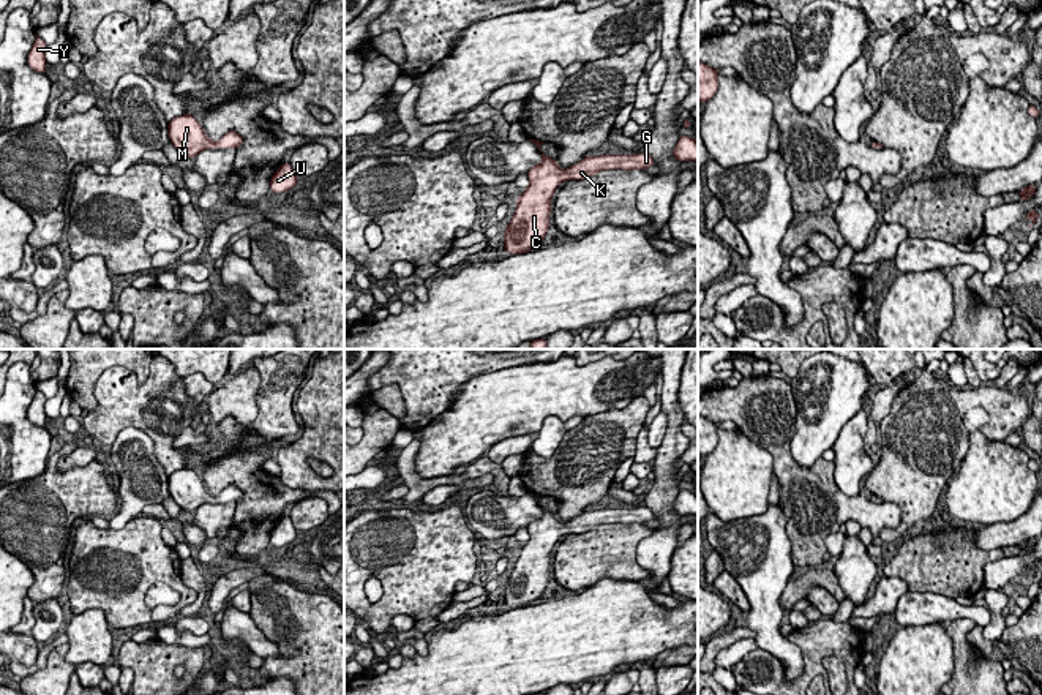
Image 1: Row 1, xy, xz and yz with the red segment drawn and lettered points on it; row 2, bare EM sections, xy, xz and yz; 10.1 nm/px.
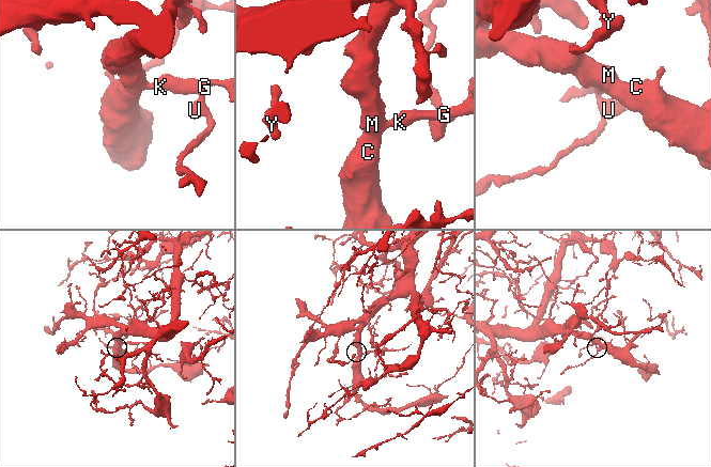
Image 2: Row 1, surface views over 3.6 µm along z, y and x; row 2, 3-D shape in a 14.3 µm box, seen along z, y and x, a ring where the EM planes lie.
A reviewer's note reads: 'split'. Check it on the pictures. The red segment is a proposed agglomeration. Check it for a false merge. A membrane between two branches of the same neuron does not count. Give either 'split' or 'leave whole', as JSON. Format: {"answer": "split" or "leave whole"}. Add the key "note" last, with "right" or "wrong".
{"answer": "leave whole", "note": "wrong"}

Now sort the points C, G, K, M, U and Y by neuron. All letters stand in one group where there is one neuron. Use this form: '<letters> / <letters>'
C G K M U Y

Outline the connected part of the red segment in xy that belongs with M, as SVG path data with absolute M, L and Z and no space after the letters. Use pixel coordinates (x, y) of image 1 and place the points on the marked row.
M183 114L167 123L169 139L185 158L196 158L207 148L237 148L245 139L235 131L226 133L218 142L204 134L194 115Z

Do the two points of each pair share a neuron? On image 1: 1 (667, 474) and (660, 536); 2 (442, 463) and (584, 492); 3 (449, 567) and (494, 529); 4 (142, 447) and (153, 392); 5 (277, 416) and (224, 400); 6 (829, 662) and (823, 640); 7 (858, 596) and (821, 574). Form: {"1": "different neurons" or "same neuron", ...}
{"1": "same neuron", "2": "different neurons", "3": "different neurons", "4": "different neurons", "5": "different neurons", "6": "different neurons", "7": "different neurons"}

